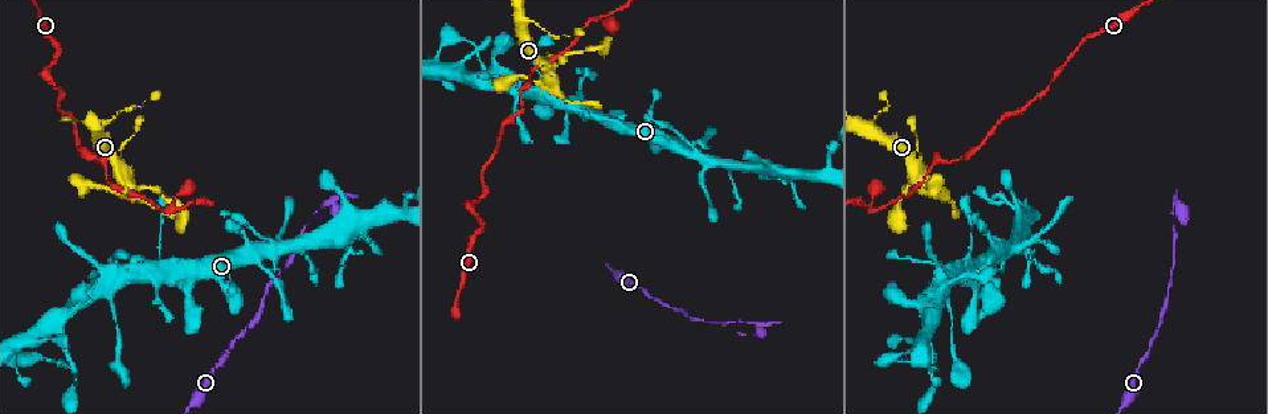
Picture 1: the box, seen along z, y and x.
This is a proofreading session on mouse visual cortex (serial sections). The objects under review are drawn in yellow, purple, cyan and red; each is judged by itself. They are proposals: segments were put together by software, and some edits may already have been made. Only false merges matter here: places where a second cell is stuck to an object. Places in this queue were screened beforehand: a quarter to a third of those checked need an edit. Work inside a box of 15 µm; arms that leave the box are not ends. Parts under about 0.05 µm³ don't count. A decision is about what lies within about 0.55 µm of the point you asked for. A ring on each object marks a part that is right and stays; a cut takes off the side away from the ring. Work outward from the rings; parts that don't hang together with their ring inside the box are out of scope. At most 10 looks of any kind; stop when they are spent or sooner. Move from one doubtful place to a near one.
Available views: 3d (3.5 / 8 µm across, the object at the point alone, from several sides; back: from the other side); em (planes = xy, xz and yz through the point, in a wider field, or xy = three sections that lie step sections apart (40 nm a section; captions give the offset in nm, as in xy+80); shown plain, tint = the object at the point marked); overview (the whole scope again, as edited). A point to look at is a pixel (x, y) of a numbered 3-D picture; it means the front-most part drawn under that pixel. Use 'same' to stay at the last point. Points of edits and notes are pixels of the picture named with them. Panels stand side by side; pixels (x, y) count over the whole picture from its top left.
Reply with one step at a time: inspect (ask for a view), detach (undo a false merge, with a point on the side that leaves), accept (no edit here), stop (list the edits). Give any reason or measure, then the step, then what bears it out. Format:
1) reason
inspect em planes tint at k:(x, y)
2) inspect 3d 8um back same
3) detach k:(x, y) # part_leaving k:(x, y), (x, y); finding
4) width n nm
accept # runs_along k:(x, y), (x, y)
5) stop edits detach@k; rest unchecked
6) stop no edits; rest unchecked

narrows sharply
inspect 3d 3.5um back at 1:(1173, 258)

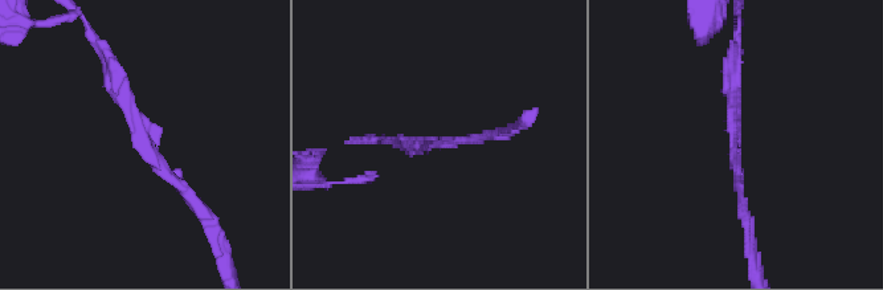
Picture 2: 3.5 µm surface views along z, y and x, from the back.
arm_widths 150, 200 nm; now the EM
inspect em xy step 1 tint at 2:(443, 143)

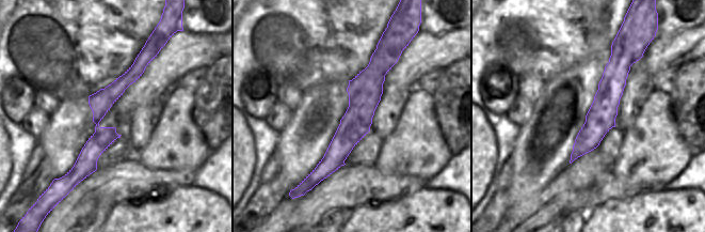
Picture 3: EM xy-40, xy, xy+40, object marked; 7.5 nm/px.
accept # runs_along 3:(146, 53), (99, 106), (80, 178); all the same cell

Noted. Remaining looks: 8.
thin neck
inspect 3d 3.5um back at 1:(321, 209)

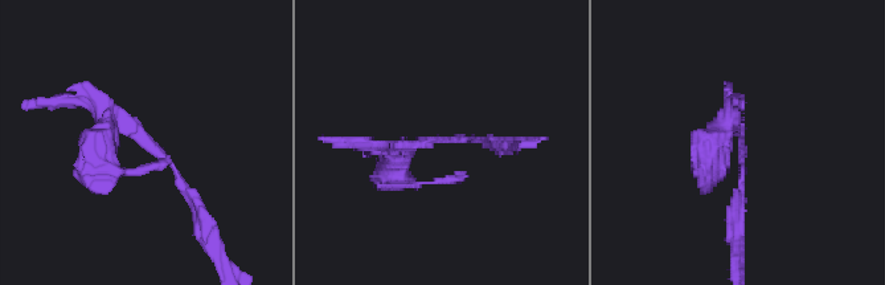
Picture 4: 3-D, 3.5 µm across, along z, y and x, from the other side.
detach 4:(356, 145) # part_leaving 4:(175, 166), (134, 126), (97, 138), (102, 166); a second cell is stuck on

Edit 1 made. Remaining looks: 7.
inspect overview

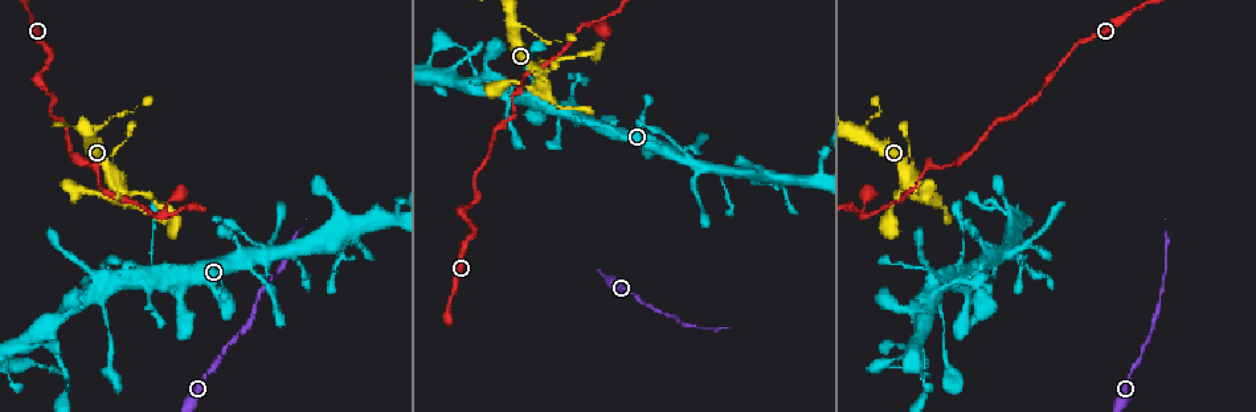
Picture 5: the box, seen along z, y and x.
looks like a crossing
inspect 3d 3.5um at 5:(1005, 251)

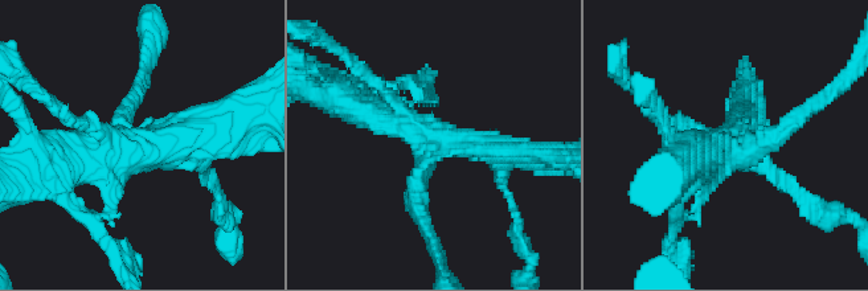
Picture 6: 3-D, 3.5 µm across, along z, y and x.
shape alone is not enough
inspect em xy step 1 tint at 6:(131, 149)

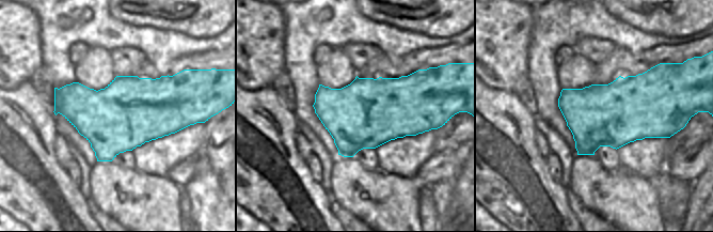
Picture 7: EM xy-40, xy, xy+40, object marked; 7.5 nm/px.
accept # all the same cell

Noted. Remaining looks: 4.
inspect 3d 3.5um at 5:(119, 188)

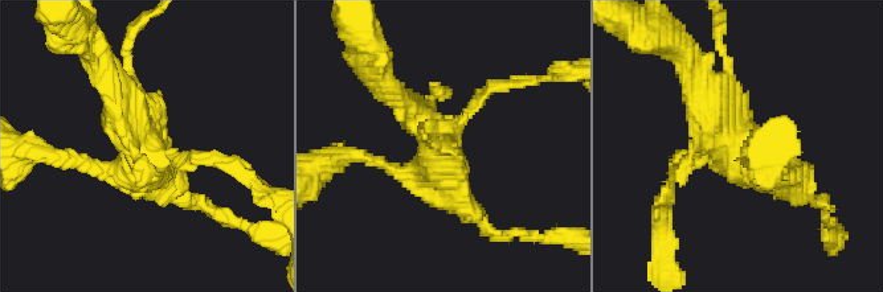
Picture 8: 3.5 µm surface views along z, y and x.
inspect em xy step 1 tint at 8:(726, 146)

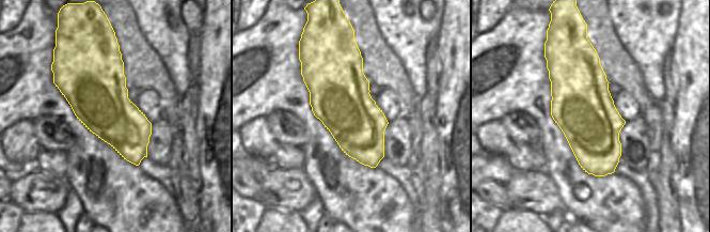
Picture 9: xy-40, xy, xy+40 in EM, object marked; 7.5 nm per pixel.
accept # continuous, no second cell

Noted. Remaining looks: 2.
stop edits detach@4; rest unchecked

